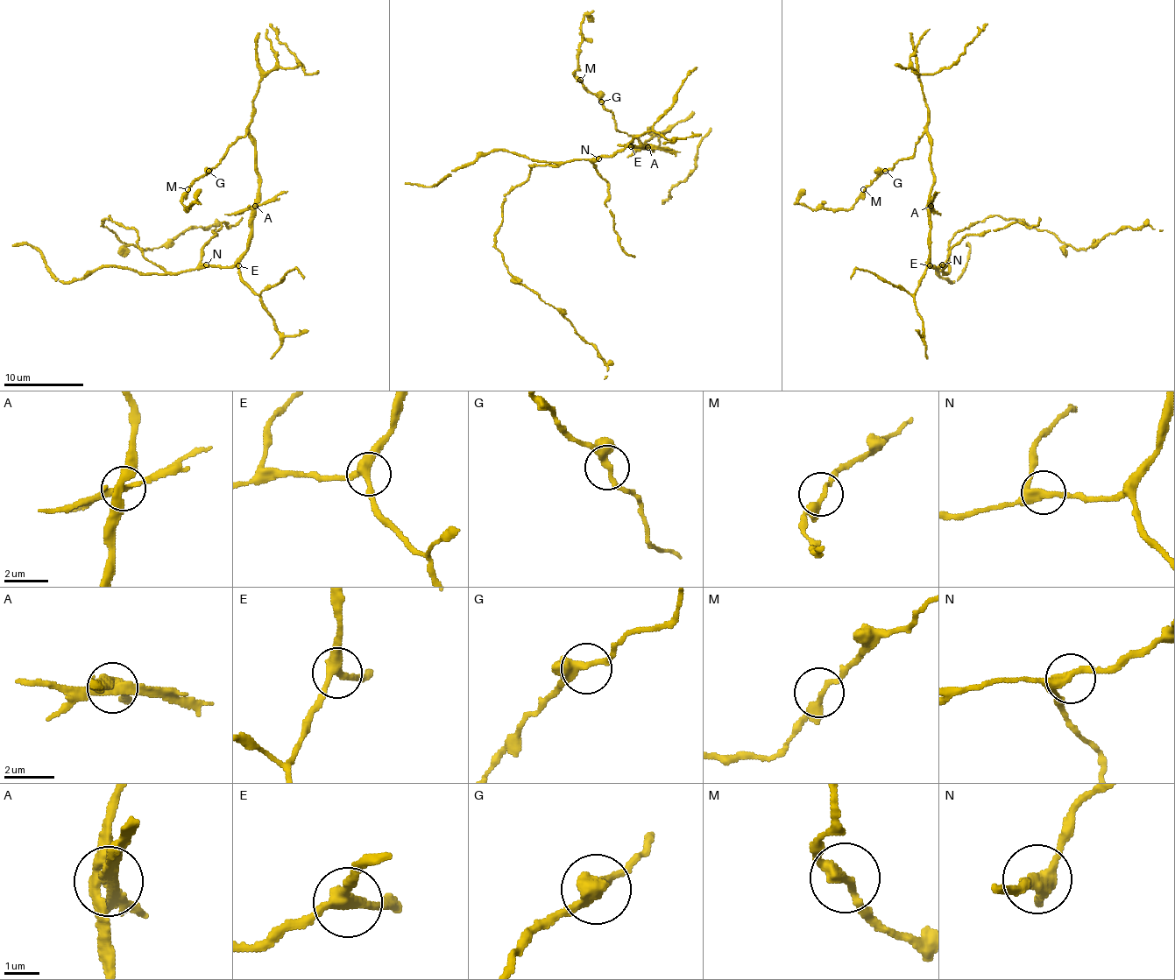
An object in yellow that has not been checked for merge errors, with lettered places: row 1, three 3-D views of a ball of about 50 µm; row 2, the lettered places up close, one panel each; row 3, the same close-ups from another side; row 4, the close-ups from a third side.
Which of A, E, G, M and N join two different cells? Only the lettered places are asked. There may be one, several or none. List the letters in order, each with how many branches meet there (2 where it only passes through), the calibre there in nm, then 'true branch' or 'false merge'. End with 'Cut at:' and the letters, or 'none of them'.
A: 4 branches meet; 320 nm thick; false merge
E: 3 branches meet; 340 nm thick; true branch
G: 3 branches meet; 280 nm thick; true branch
M: 3 branches meet; 240 nm thick; true branch
N: 3 branches meet; 320 nm thick; true branch
Cut at: A

